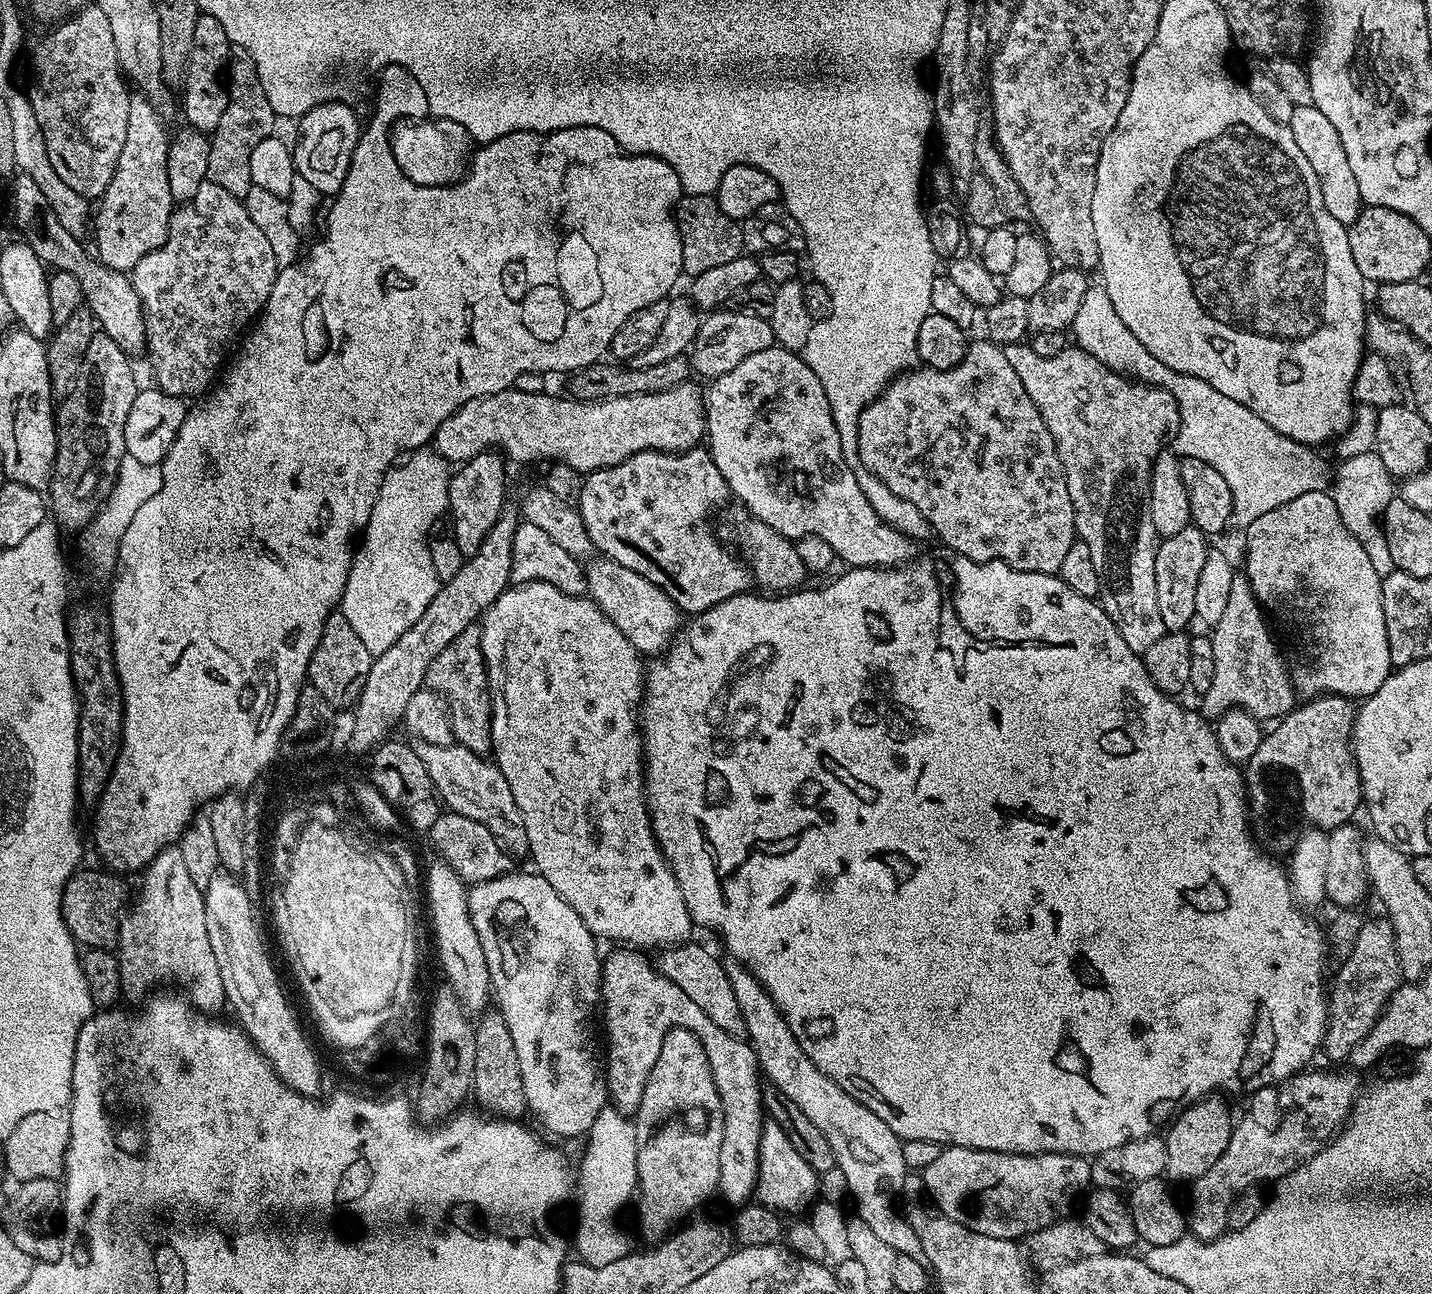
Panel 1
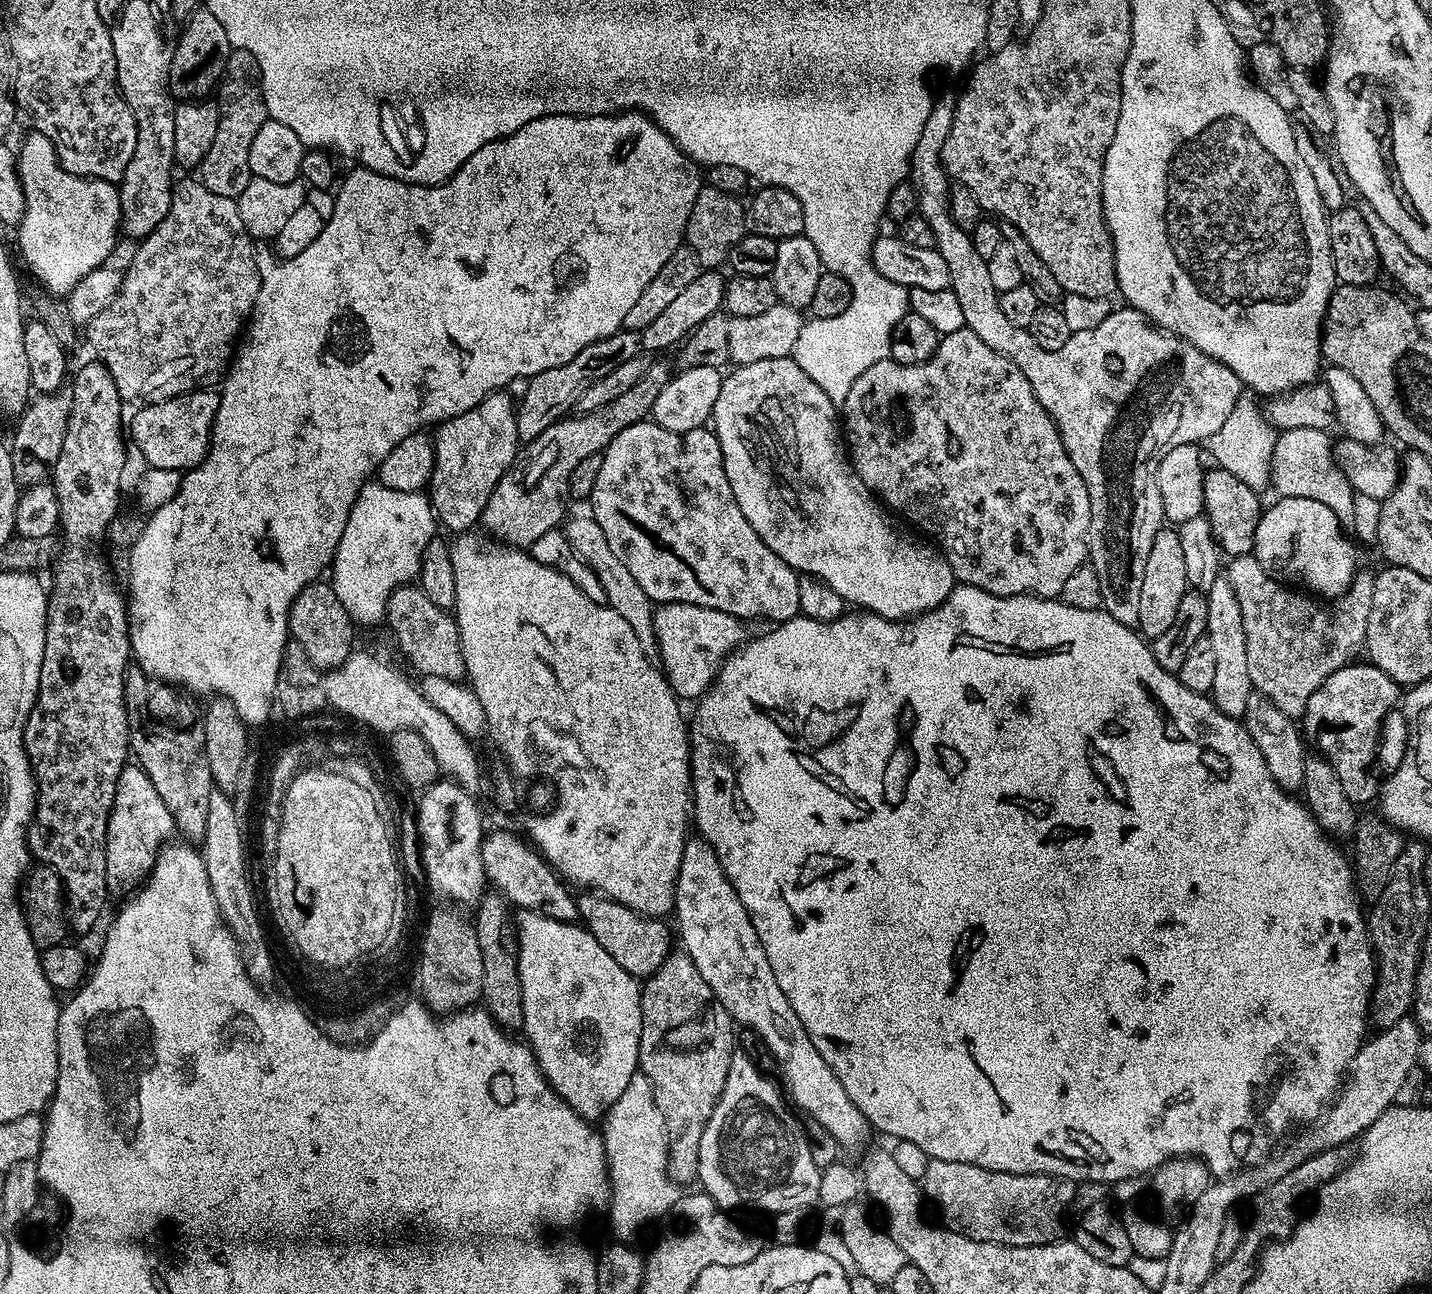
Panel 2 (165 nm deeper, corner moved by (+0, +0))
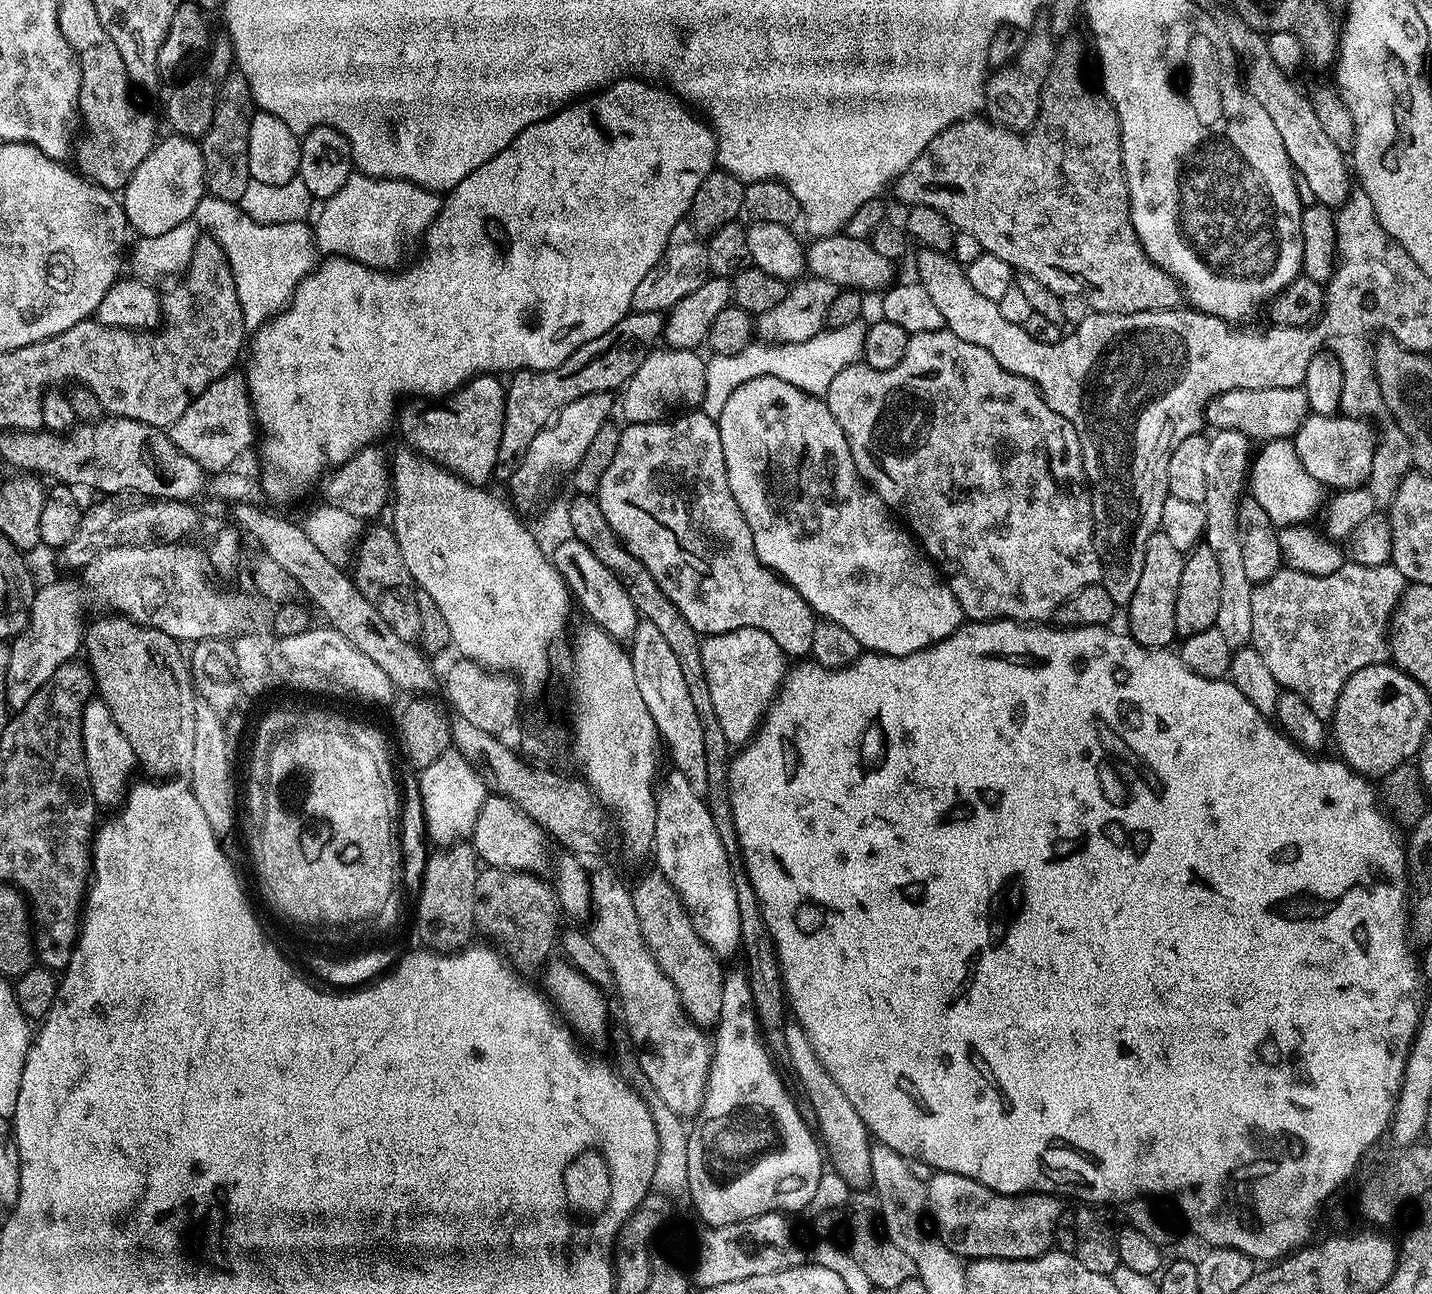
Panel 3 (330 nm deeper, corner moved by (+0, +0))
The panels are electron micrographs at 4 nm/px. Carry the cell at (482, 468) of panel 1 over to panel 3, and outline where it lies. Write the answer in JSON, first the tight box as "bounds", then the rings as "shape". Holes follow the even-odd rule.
{"bounds":[398,374,504,485],"shape":[[[481,374],[463,384],[457,392],[443,398],[412,398],[407,401],[409,404],[401,403],[398,408],[398,424],[400,420],[400,432],[408,443],[405,445],[426,459],[441,464],[447,472],[452,472],[467,484],[487,485],[487,480],[493,479],[492,470],[498,454],[498,442],[502,442],[504,393],[496,374]]]}

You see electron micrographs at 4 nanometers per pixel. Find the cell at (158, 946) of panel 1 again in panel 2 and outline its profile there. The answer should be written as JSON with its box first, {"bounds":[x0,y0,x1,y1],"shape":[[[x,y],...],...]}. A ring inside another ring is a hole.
{"bounds":[106,766,177,898],"shape":[[[125,766],[114,790],[114,806],[106,826],[106,882],[113,897],[124,898],[140,887],[152,873],[160,850],[173,839],[177,831],[153,782],[139,766]]]}

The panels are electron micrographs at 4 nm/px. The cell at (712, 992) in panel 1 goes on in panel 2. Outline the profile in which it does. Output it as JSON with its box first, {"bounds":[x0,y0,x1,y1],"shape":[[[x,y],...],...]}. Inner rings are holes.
{"bounds":[576,890,674,978],"shape":[[[591,890],[585,891],[577,899],[576,905],[580,911],[580,920],[594,938],[602,945],[602,950],[626,970],[626,974],[637,978],[647,978],[662,966],[668,953],[674,948],[674,932],[664,925],[663,919],[654,916],[642,916],[639,912],[630,910],[626,905],[619,904],[609,896],[599,895]],[[584,896],[584,897],[583,897]],[[673,940],[673,944],[672,944]]]}

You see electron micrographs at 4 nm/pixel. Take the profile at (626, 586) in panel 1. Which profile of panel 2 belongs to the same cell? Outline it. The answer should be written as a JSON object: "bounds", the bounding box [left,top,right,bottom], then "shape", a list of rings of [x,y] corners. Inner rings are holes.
{"bounds":[652,602,746,702],"shape":[[[670,602],[659,605],[653,611],[652,617],[656,651],[662,671],[668,678],[668,685],[684,702],[699,701],[716,683],[716,676],[726,657],[731,656],[746,640],[745,625],[737,617],[722,610],[703,608],[686,602]]]}

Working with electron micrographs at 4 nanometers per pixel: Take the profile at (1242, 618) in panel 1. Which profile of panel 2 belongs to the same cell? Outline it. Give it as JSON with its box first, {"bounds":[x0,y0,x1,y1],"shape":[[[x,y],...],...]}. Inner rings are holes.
{"bounds":[1226,555,1375,717],"shape":[[[1255,555],[1231,557],[1226,564],[1226,577],[1242,610],[1253,689],[1270,698],[1282,714],[1303,717],[1310,694],[1314,694],[1334,670],[1342,670],[1359,657],[1356,656],[1359,652],[1361,655],[1366,622],[1370,622],[1370,605],[1374,602],[1375,575],[1371,571],[1357,571],[1344,595],[1331,602],[1321,602],[1275,580],[1262,570]]]}

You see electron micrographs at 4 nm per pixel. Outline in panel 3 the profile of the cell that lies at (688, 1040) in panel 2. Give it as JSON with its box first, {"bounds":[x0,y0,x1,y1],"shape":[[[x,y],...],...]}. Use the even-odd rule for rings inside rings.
{"bounds":[630,871,726,1026],"shape":[[[651,871],[630,888],[634,914],[638,914],[642,926],[642,938],[646,938],[646,946],[666,976],[674,982],[688,1017],[701,1026],[715,1025],[722,1010],[722,982],[726,968],[720,965],[723,964],[721,957],[716,956],[698,936],[698,930],[694,930],[694,922],[690,922],[690,914],[682,898],[678,898],[678,890],[670,886],[660,871]]]}

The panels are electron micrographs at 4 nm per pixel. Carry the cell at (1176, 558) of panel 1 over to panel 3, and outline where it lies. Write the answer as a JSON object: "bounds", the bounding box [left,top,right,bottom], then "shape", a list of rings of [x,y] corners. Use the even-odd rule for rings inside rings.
{"bounds":[1126,531,1185,648],"shape":[[[1157,531],[1150,534],[1146,542],[1146,558],[1142,558],[1142,574],[1138,578],[1138,590],[1134,590],[1134,598],[1126,605],[1128,612],[1127,635],[1131,636],[1134,642],[1138,642],[1144,648],[1168,648],[1171,640],[1177,639],[1176,627],[1174,626],[1174,602],[1178,602],[1178,581],[1182,579],[1182,566],[1184,565],[1185,553],[1179,552],[1166,534]]]}

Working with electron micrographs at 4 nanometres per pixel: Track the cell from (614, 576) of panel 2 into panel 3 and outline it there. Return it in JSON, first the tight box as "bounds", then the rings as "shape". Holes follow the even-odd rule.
{"bounds":[630,619,707,795],"shape":[[[641,619],[634,630],[630,641],[630,655],[634,666],[634,682],[638,682],[638,692],[654,718],[656,731],[660,733],[667,753],[668,750],[670,752],[673,769],[690,782],[695,793],[707,795],[702,723],[691,701],[677,655],[670,650],[670,645],[665,641],[665,636],[661,635],[661,631],[646,619]]]}

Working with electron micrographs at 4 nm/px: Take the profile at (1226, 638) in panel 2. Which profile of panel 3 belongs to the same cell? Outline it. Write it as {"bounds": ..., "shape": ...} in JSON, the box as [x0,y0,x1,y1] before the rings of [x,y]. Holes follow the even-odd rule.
{"bounds":[1204,430,1252,649],"shape":[[[1216,430],[1208,439],[1205,453],[1204,471],[1206,481],[1206,498],[1204,512],[1204,542],[1214,550],[1221,567],[1221,599],[1218,605],[1218,616],[1215,618],[1216,628],[1225,637],[1226,644],[1232,649],[1245,647],[1252,639],[1248,628],[1248,612],[1252,601],[1251,584],[1243,569],[1242,548],[1237,536],[1237,506],[1243,495],[1242,486],[1246,484],[1250,466],[1249,438],[1239,430]]]}

